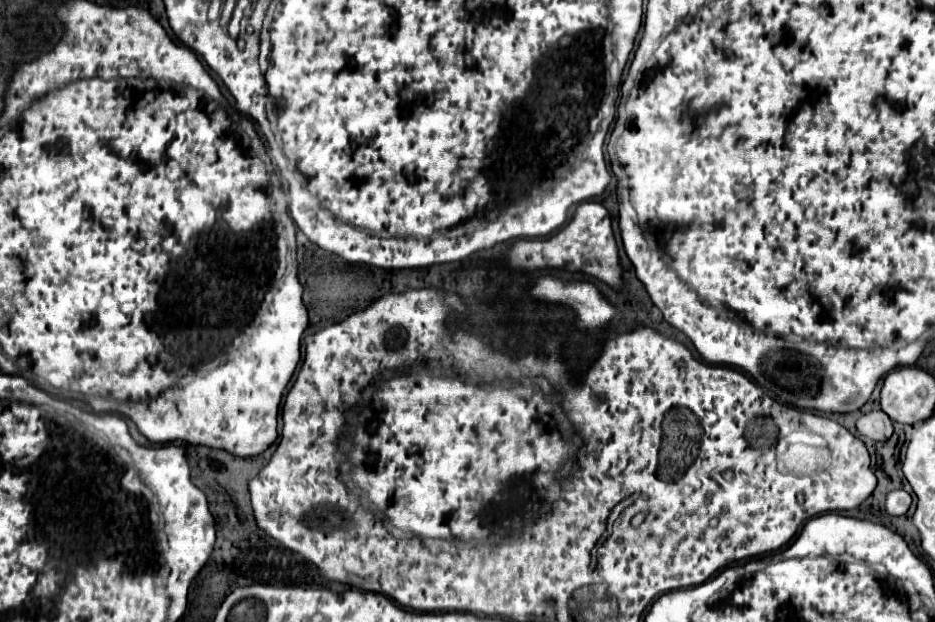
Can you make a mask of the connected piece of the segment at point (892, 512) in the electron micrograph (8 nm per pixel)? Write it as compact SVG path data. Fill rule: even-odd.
M893 490L887 494L885 510L889 516L903 516L911 506L911 496L905 490Z

